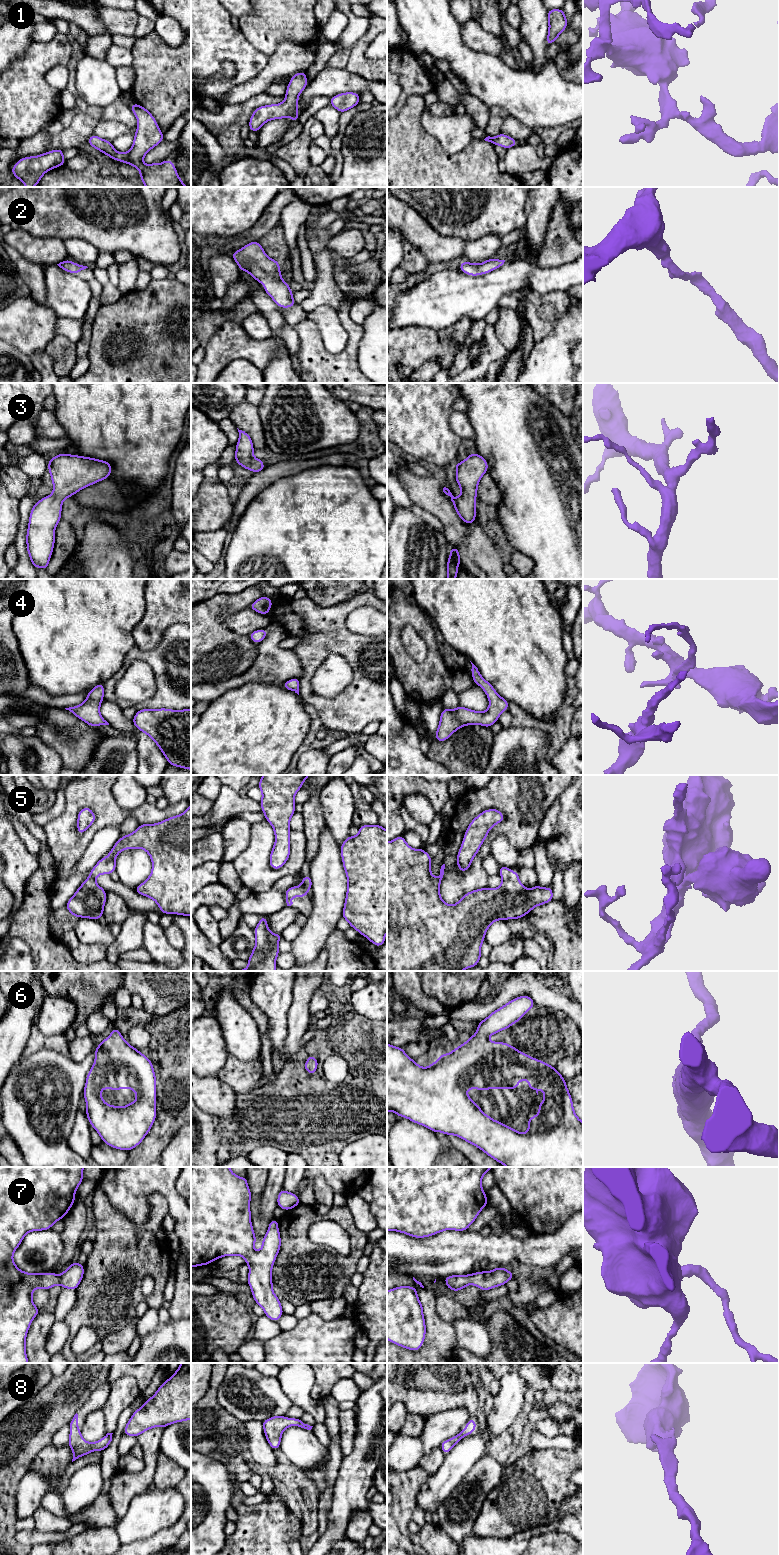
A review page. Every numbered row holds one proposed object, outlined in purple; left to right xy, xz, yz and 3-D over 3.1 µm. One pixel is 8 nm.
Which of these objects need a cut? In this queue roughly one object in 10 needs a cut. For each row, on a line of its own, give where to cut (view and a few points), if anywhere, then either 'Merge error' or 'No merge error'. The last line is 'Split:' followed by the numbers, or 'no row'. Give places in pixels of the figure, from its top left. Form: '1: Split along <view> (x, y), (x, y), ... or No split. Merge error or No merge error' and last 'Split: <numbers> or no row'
1: No split. No merge error
2: No split. No merge error
3: No split. No merge error
4: No split. No merge error
5: No split. No merge error
6: No split. No merge error
7: No split. No merge error
8: No split. No merge error
Split: no row

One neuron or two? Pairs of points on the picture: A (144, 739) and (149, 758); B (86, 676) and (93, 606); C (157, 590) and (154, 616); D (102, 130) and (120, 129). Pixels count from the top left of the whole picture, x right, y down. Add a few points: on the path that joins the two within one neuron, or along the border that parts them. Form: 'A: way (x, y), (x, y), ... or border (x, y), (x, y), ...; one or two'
A: way (145, 744), (148, 753); one
B: way (86, 659), (86, 623); one
C: way (157, 596), (157, 610); one
D: way (106, 129), (116, 129); one

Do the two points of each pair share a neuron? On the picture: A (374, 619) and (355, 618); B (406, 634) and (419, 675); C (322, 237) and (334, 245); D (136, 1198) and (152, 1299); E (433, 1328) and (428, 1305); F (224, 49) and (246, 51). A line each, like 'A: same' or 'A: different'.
A: same
B: different
C: different
D: different
E: same
F: same

